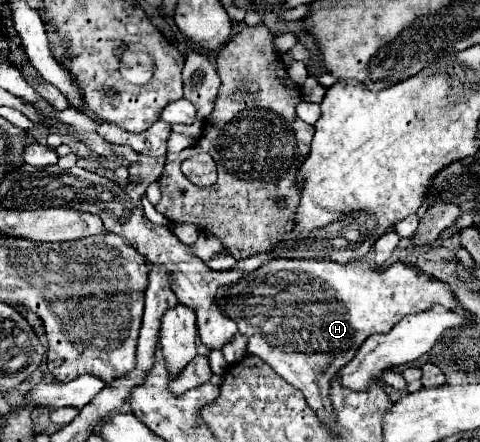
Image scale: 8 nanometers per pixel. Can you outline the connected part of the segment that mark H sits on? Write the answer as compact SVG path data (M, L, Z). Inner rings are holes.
M273 259L259 269L249 271L237 283L227 285L225 313L231 317L239 331L247 335L247 351L267 361L289 385L303 391L307 403L319 413L321 421L331 421L333 409L329 403L329 381L345 363L355 357L359 345L375 333L389 333L399 317L419 313L427 305L447 305L459 309L447 283L435 281L429 275L411 269L405 263L393 263L387 269L373 269L365 259L349 261L347 265L331 259Z

